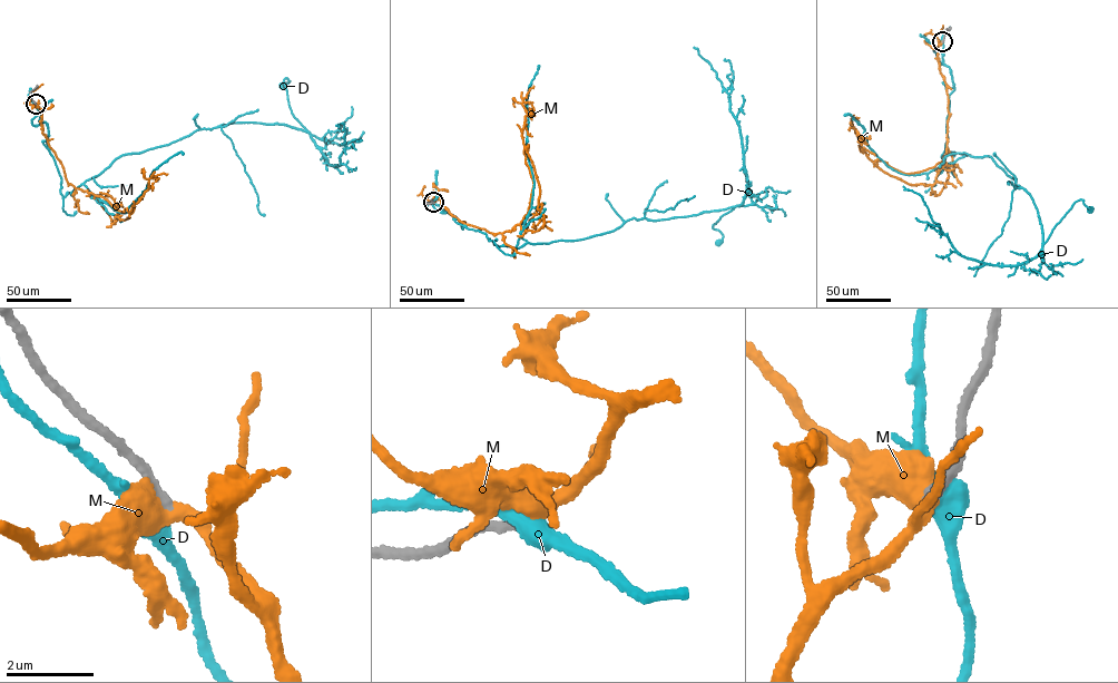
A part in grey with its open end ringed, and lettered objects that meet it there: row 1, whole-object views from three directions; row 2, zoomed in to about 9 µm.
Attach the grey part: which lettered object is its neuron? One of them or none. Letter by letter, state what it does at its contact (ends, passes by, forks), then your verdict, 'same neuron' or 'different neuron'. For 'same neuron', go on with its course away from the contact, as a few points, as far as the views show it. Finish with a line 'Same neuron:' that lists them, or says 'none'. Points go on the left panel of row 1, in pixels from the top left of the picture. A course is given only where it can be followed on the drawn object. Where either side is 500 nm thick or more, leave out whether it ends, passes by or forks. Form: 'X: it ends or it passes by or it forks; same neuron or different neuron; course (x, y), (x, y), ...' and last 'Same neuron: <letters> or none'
D: it forks; different neuron
M: it forks; same neuron; course (36, 104), (67, 182), (119, 211), (126, 208), (129, 217), (115, 216), (116, 205), (106, 194), (87, 196)
Same neuron: M

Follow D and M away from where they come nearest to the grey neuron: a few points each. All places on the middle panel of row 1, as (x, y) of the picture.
D: (433, 203), (462, 228), (515, 247), (598, 235), (635, 218), (734, 206), (713, 226), (723, 235), (717, 243)
M: (433, 203), (464, 224), (511, 231), (527, 213), (532, 188), (525, 148), (542, 213), (517, 235)

